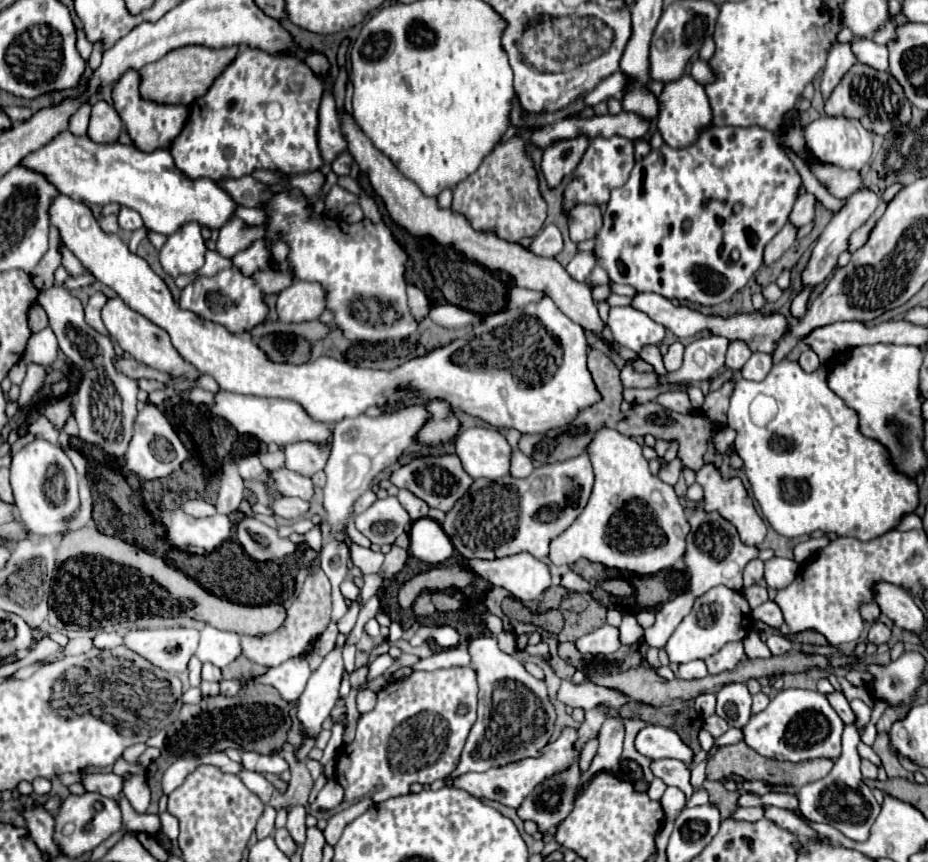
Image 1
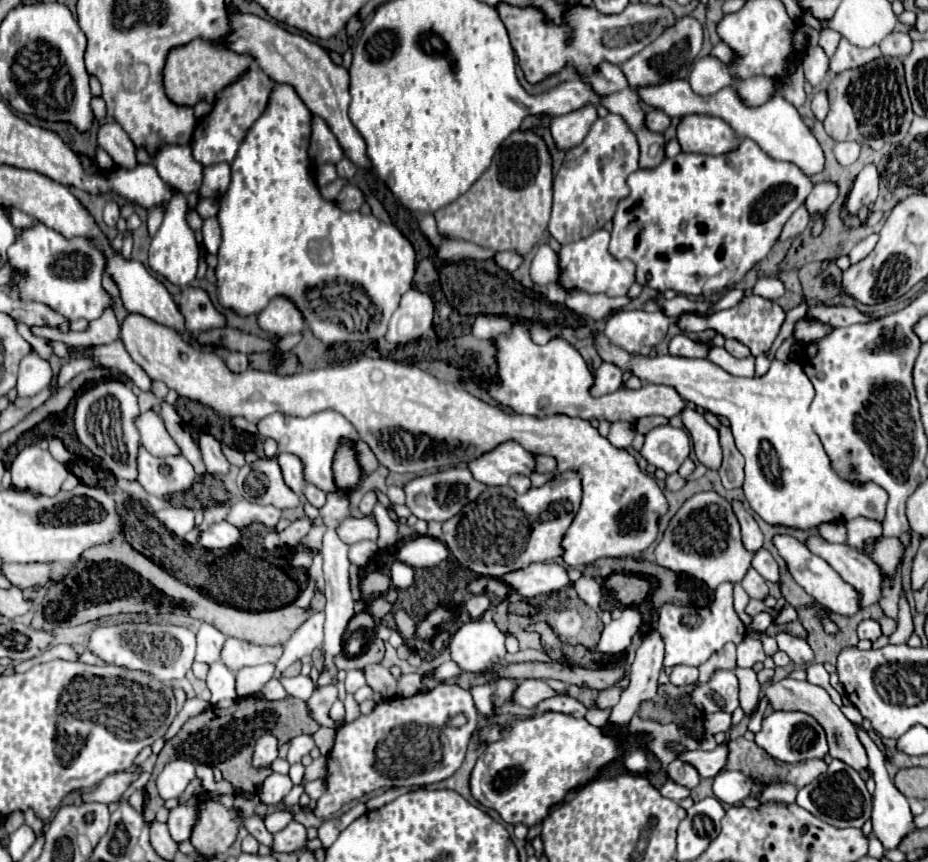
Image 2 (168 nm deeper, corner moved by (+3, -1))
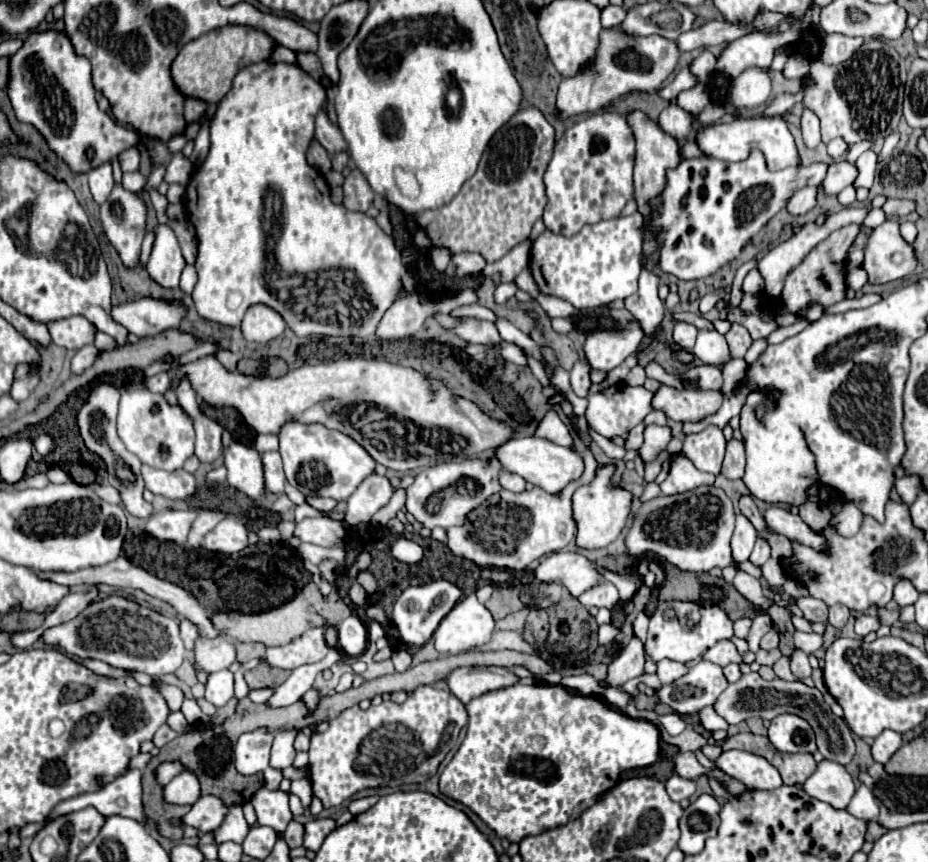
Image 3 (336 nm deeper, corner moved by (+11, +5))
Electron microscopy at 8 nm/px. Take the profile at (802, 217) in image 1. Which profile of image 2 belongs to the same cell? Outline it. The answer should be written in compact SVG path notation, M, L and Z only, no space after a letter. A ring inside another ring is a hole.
M820 182L812 188L812 192L808 194L804 206L810 214L816 214L816 212L824 212L838 196L838 188L836 184L832 182Z

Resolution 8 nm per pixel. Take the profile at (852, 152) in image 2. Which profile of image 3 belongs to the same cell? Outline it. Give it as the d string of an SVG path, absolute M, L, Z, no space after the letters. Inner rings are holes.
M834 138L834 140L830 140L826 146L828 146L828 154L830 154L834 160L842 160L842 158L846 156L846 152L848 152L848 144L846 144L842 138Z

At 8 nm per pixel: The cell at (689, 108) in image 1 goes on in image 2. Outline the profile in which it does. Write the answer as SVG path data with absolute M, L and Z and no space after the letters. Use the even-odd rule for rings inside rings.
M688 114L680 118L676 138L684 152L720 154L736 148L738 140L730 124L708 114Z

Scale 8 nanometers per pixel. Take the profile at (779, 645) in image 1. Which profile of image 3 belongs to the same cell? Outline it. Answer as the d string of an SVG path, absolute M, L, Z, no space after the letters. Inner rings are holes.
M776 648L776 650L758 650L756 652L756 662L758 664L764 664L764 666L774 666L774 662L780 658L782 654L780 654L780 650Z

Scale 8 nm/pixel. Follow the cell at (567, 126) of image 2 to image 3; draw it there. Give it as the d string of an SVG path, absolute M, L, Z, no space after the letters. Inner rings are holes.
M602 28L598 50L594 60L586 62L586 66L562 80L558 88L556 106L564 118L596 112L598 108L610 104L612 100L630 94L630 92L652 92L660 88L660 84L672 74L678 62L676 42L660 38L660 36L630 36L620 30Z

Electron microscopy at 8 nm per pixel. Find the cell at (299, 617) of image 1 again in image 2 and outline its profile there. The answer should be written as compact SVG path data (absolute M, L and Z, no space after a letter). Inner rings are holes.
M228 638L222 650L222 662L232 670L238 672L244 666L256 666L264 662L278 662L282 656L284 646L252 646L246 640Z

